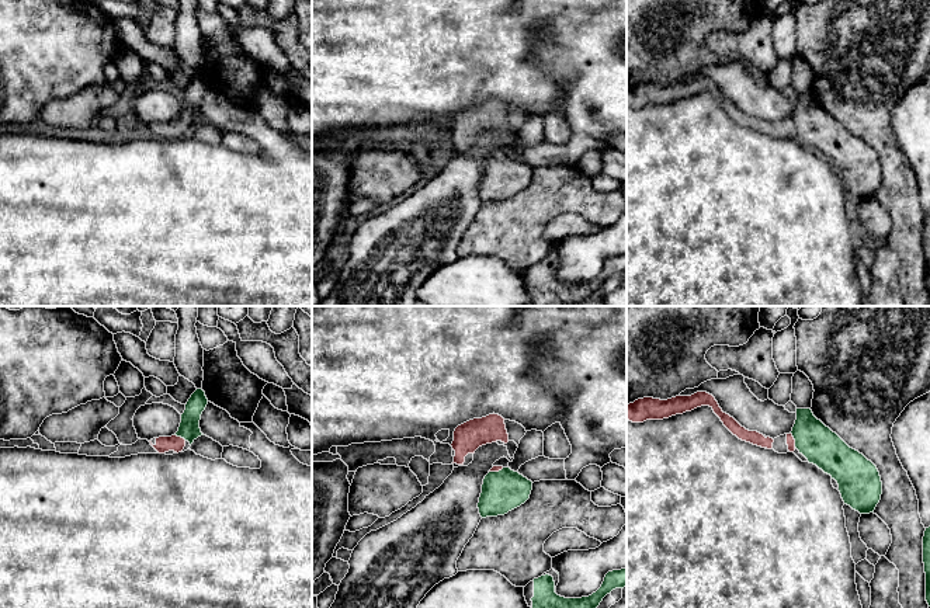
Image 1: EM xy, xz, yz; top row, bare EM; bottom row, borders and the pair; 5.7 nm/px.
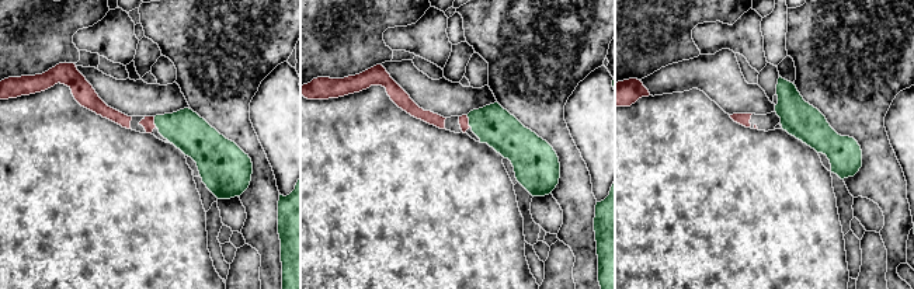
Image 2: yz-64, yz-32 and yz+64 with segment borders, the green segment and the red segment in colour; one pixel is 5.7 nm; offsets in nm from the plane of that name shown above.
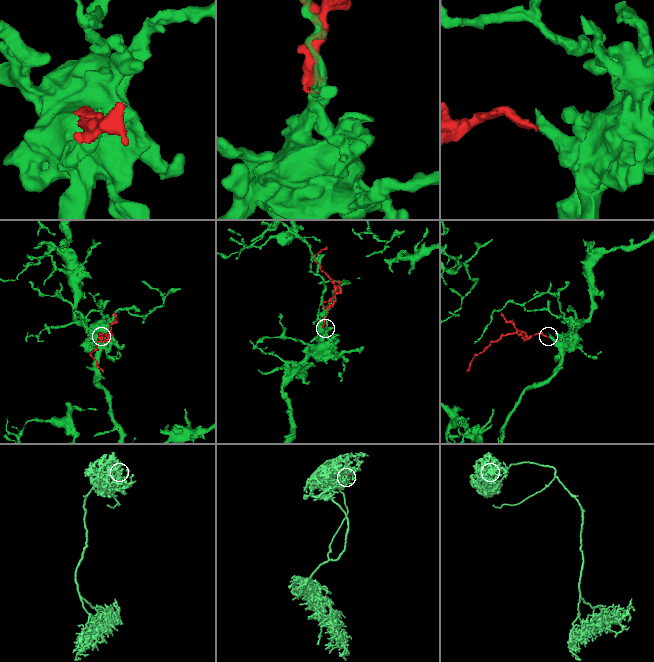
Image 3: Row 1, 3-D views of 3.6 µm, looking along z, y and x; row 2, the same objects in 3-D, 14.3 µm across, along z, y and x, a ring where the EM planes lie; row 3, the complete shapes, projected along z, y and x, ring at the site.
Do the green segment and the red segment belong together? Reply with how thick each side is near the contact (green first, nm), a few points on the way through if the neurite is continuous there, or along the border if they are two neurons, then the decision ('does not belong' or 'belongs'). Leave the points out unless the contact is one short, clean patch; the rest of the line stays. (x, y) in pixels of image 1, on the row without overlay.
220/50 nm | across yz (822, 132), (812, 124), (794, 124), (790, 125) | belongs

